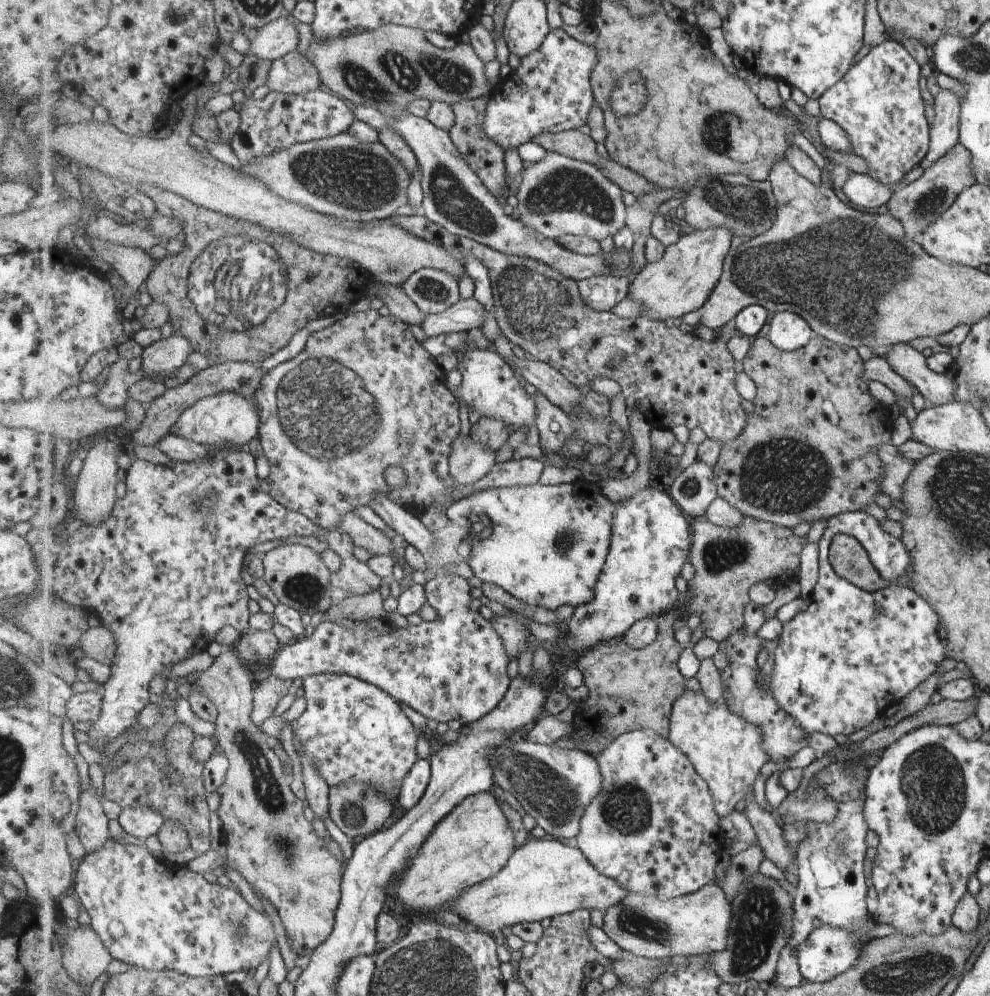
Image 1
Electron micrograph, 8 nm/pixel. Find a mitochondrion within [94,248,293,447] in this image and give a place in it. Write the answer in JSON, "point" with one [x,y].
{"point":[213,310]}

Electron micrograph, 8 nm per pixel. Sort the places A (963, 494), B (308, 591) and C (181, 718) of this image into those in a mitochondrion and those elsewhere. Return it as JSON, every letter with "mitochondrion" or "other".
{"A":"mitochondrion","B":"mitochondrion","C":"other"}

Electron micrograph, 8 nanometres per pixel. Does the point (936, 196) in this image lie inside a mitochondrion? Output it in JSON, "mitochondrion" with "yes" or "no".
{"mitochondrion":"yes"}

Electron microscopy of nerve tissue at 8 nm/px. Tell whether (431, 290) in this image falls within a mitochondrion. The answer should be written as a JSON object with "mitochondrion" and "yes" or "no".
{"mitochondrion":"yes"}

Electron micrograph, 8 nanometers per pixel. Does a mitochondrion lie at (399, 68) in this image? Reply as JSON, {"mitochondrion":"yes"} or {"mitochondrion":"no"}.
{"mitochondrion":"yes"}

